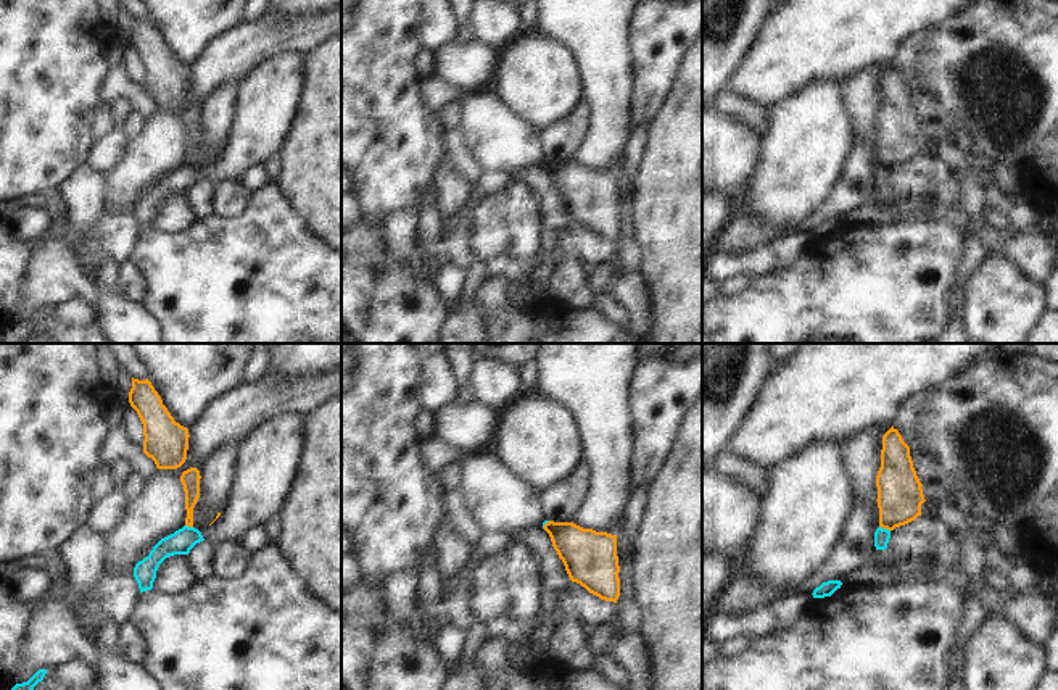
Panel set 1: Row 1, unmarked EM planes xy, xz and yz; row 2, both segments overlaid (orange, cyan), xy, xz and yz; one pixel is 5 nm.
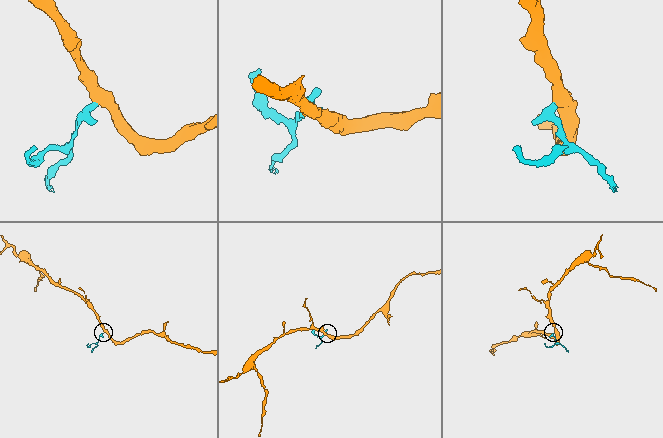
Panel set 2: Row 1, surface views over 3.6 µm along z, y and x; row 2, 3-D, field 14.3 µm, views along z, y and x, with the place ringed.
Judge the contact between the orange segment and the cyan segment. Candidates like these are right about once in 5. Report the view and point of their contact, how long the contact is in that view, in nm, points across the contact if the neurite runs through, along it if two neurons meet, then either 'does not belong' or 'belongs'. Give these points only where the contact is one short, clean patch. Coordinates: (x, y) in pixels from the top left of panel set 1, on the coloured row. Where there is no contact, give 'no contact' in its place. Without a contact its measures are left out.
contact yz (884, 527); length 60 nm; border yz (880, 526), (889, 531); does not belong

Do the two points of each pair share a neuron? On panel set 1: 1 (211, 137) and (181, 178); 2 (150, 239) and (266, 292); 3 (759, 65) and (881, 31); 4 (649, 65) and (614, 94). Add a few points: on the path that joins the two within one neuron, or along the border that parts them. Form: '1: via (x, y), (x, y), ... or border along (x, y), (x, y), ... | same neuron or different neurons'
1: border along (208, 163), (202, 170), (194, 166) | different neurons
2: via (179, 268), (206, 287), (237, 299) | same neuron
3: via (789, 54), (804, 39), (823, 31), (851, 31) | same neuron
4: border along (628, 41), (633, 65), (632, 115) | different neurons

